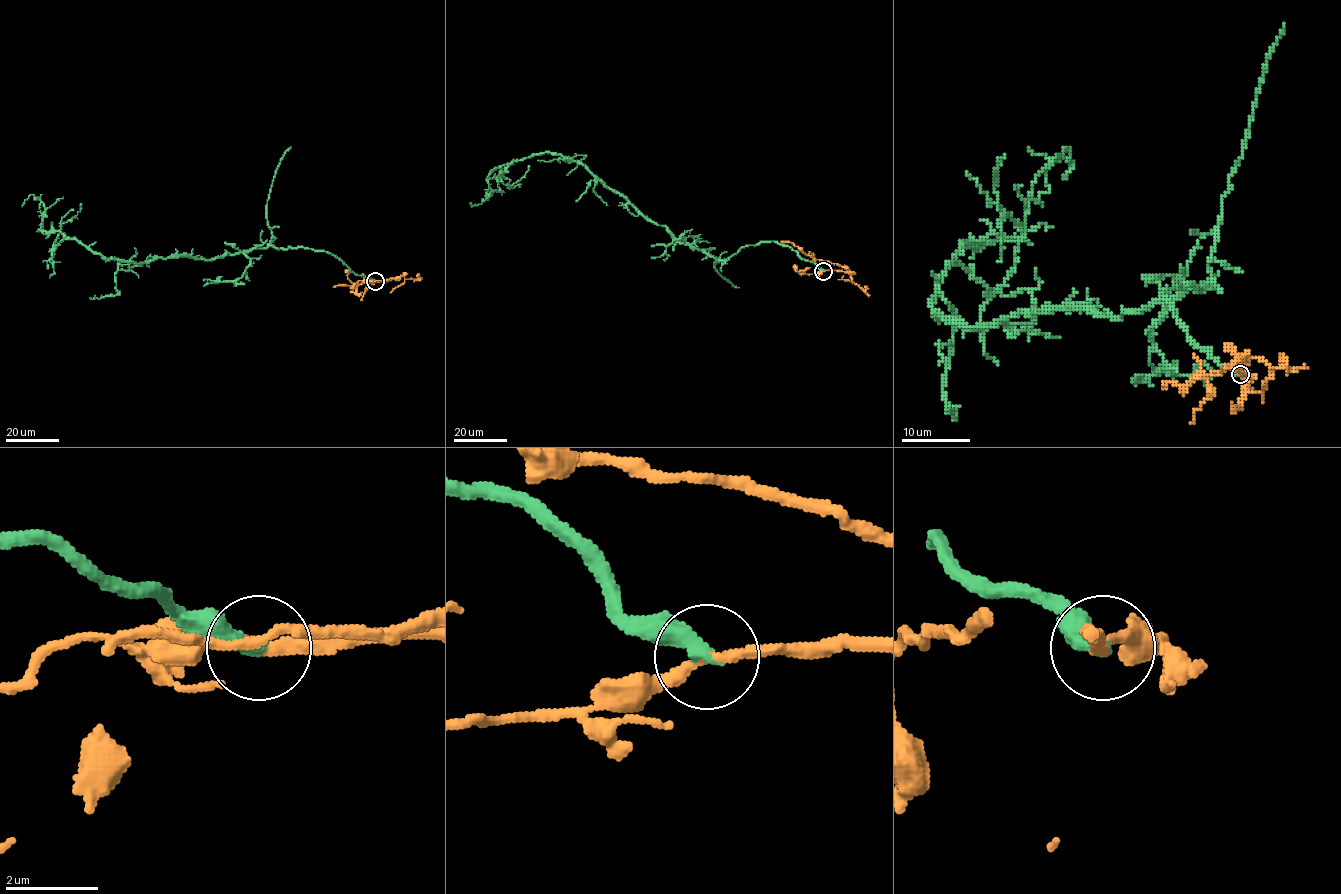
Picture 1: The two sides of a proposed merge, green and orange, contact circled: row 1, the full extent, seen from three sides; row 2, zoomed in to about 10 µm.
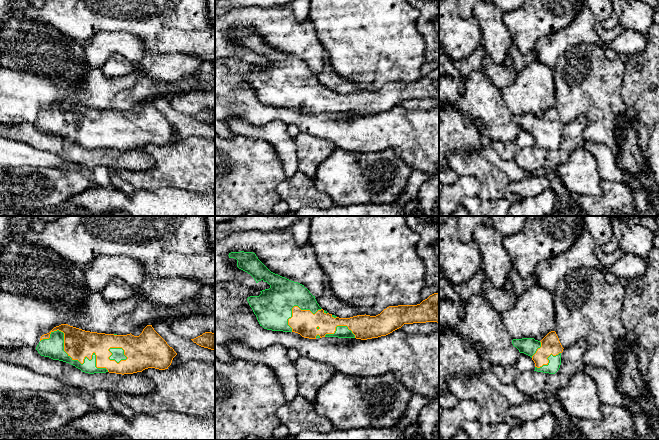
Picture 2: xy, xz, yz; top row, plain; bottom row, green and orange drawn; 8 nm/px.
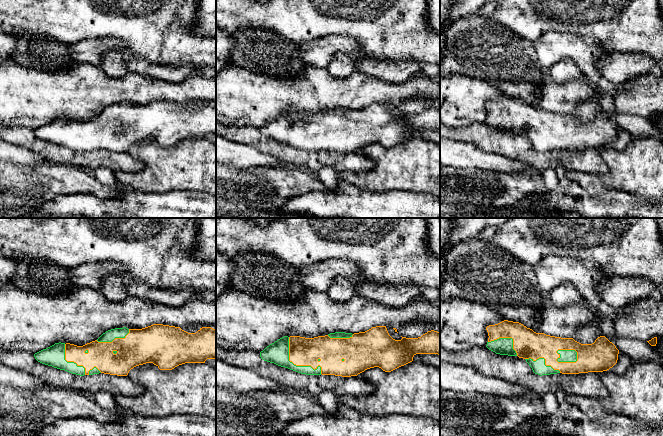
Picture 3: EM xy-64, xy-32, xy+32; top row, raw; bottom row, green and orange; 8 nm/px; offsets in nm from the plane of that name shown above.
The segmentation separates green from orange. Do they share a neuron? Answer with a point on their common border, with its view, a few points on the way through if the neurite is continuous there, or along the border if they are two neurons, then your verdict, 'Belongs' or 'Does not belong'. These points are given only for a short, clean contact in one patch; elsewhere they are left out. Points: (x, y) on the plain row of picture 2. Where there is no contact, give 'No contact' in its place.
Touches green at xy (71, 134). Belongs

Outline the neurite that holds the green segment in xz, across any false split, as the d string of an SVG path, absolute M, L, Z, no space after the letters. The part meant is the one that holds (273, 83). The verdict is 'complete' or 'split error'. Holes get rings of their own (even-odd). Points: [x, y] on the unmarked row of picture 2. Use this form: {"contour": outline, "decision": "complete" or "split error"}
{"contour": "M240 27L231 28L228 32L236 35L237 43L250 50L256 59L263 56L270 61L269 65L260 67L259 72L247 74L260 102L267 106L295 108L309 115L338 113L367 116L386 112L401 104L404 100L439 99L439 69L430 71L417 81L389 82L376 92L365 90L350 94L339 94L323 86L317 79L315 72L304 61L271 48L255 29Z", "decision": "split error"}

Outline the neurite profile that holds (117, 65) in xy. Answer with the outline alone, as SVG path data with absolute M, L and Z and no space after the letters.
M115 53L104 63L101 70L109 78L118 78L129 74L134 70L134 66L127 58Z

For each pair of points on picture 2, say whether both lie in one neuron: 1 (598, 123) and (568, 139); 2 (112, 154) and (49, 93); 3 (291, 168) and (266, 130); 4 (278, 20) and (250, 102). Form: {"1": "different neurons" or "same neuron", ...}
{"1": "different neurons", "2": "different neurons", "3": "same neuron", "4": "different neurons"}

